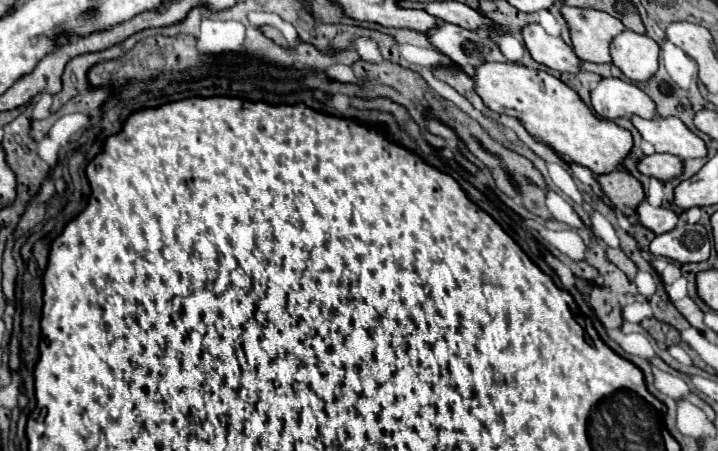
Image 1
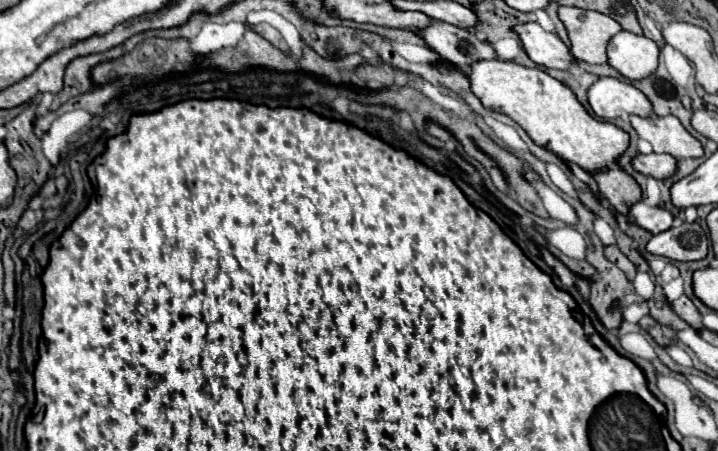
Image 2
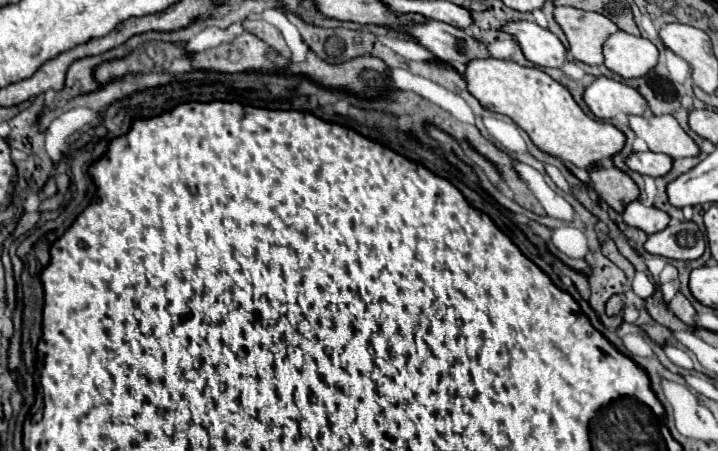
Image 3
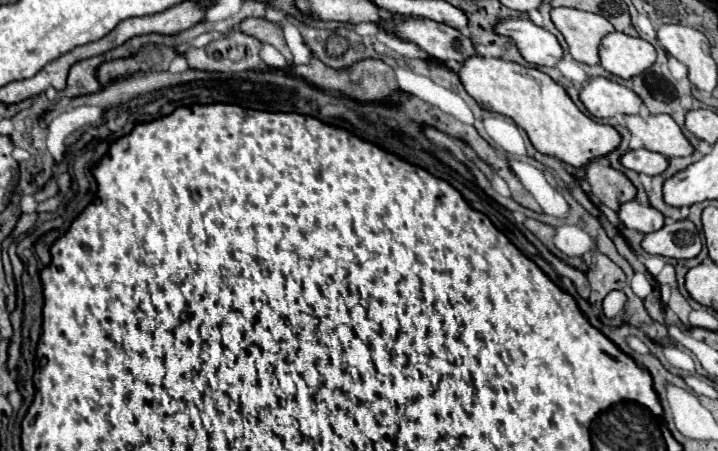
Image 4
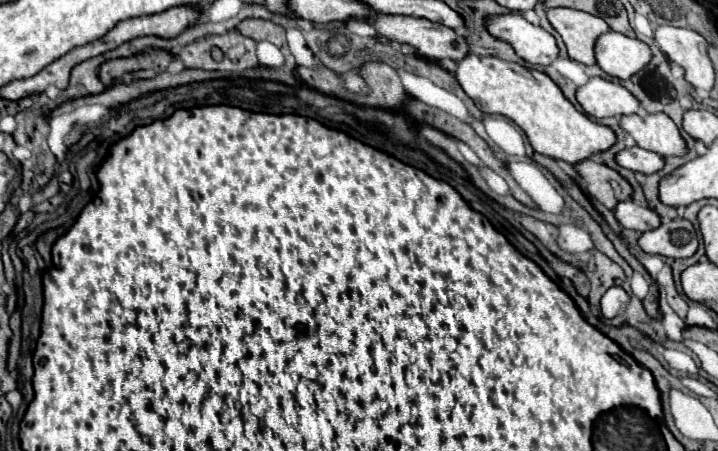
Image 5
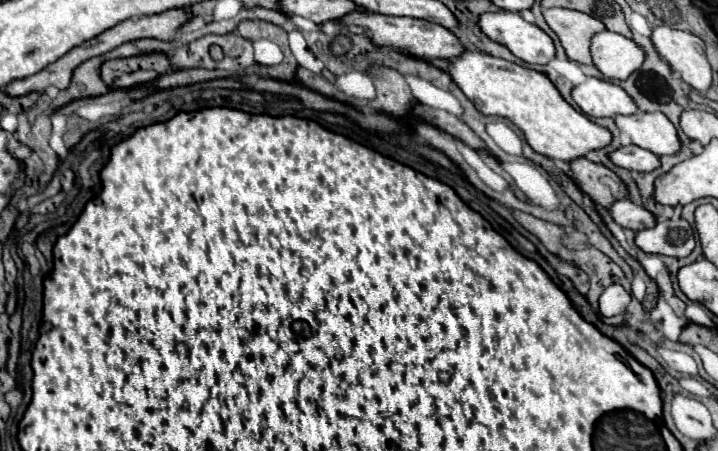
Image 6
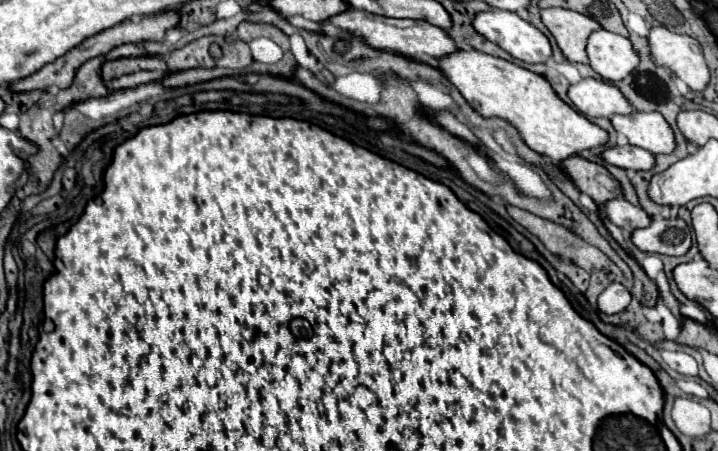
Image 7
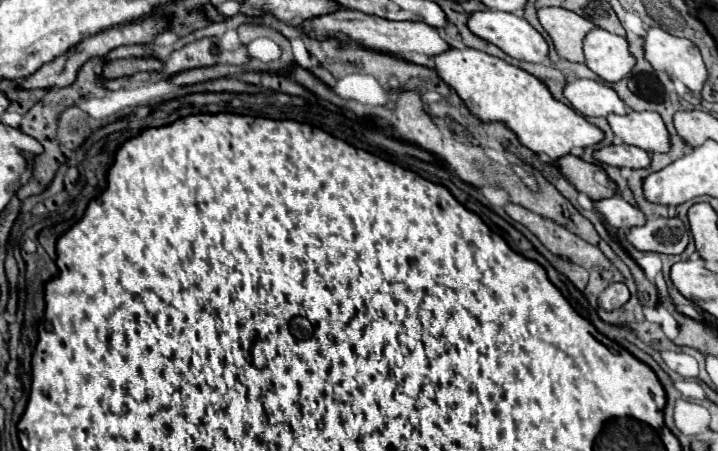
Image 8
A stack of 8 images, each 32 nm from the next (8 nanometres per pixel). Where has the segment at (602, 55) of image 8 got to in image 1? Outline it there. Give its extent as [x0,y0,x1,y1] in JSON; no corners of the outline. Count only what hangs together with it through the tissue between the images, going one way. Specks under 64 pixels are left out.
[610,30,660,82]

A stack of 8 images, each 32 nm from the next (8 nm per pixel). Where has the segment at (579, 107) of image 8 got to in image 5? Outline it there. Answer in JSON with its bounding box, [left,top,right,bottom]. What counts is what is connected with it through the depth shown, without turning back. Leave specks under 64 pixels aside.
[576,78,640,118]

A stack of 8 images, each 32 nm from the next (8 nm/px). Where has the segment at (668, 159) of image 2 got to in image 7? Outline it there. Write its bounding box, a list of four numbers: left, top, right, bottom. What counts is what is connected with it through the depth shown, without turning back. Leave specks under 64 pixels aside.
[602,144,654,170]

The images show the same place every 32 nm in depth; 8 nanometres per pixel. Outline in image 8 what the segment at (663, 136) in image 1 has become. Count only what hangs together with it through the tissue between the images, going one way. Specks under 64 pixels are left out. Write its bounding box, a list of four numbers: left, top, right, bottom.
[606,110,670,152]

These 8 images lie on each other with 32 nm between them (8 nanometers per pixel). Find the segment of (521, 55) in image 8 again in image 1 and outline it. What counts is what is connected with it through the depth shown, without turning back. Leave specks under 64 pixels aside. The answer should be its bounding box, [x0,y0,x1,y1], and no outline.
[522,24,580,72]

